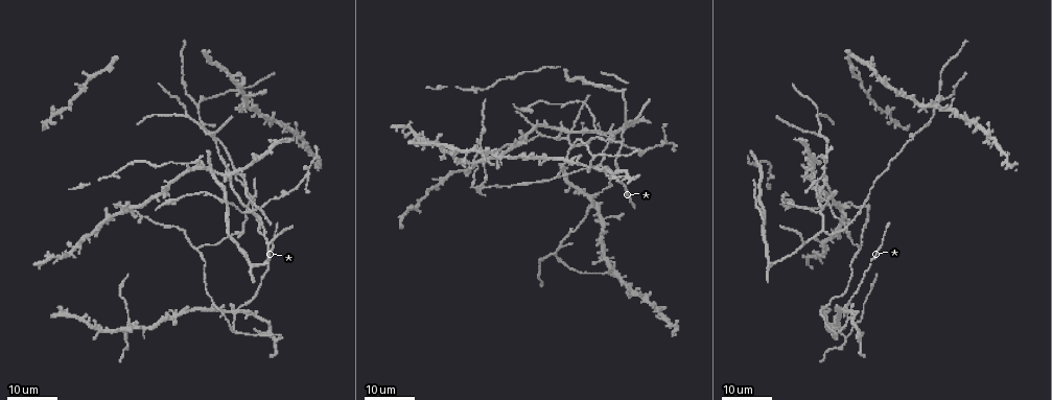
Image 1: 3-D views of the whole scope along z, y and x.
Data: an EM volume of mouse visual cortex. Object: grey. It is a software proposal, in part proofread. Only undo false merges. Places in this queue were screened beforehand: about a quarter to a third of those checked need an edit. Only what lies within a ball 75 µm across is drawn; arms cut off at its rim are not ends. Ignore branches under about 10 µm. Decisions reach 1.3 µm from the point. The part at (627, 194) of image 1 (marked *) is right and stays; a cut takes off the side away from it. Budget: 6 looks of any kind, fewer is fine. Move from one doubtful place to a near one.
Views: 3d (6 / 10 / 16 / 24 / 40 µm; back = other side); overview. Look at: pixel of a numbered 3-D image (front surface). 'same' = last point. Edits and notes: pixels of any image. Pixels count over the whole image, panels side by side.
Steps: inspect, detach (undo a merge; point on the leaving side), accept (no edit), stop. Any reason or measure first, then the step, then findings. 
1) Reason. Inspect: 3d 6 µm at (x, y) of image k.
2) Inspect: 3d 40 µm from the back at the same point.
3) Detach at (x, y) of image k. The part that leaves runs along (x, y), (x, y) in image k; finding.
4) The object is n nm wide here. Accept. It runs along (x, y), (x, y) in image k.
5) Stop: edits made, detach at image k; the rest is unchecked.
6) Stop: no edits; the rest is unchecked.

Three arms meet. Inspect: 3d 16 µm at (553, 177) of image 1.

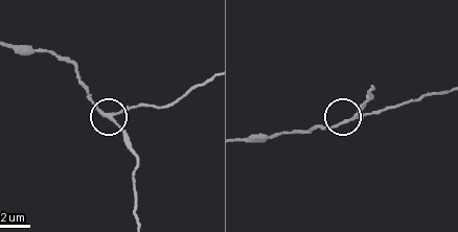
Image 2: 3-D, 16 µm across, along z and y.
Zoom in. Inspect: 3d 6 µm at (115, 114) of image 2.

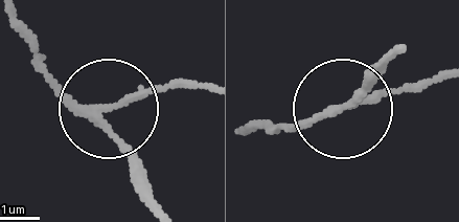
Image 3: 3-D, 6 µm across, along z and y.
The object is 170 nm wide here. Detach at (151, 90) of image 3. The part that leaves runs along (101, 108), (208, 88) in image 3; two neurons meet here.

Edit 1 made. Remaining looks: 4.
Four-way junction. Inspect: 3d 16 µm at (253, 209) of image 1.

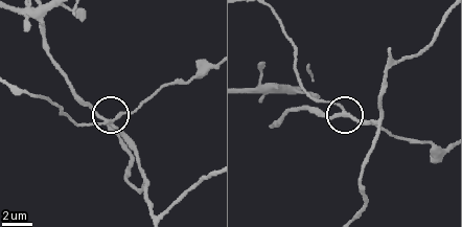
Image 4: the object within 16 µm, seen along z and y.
Closer look. Inspect: 3d 10 µm at (344, 114) of image 4.

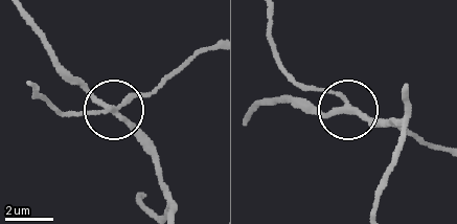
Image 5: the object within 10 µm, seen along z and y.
4 arms meet here. Detach at (146, 96) of image 5. The part that leaves runs along (350, 106), (304, 86), (287, 70), (268, 27), (268, 9) in image 5; a second neuron is stuck on.

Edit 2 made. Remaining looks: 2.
Stop: edits made, detach at image 3, detach at image 5; the rest is unchecked.

